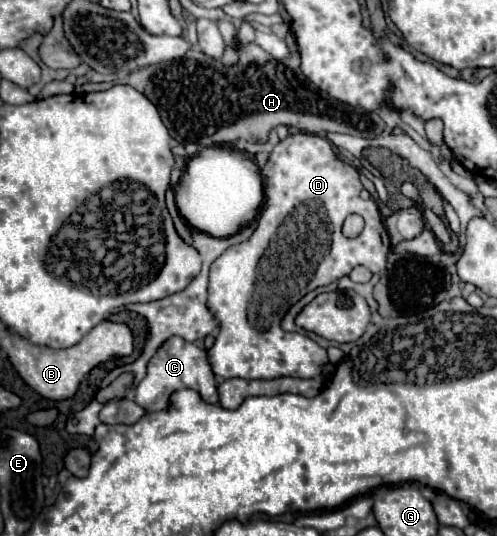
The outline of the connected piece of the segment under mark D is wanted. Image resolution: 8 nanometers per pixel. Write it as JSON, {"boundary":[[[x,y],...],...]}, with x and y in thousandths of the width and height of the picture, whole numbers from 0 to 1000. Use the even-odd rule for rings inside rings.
{"boundary":[[[588,248],[567,259],[539,293],[539,304],[527,312],[531,330],[531,360],[535,386],[519,409],[519,424],[511,438],[479,457],[467,457],[451,476],[443,476],[423,498],[423,535],[419,535],[419,573],[431,591],[443,599],[443,618],[431,647],[419,655],[423,677],[435,700],[463,707],[555,707],[555,703],[604,703],[632,707],[644,703],[648,685],[660,677],[660,659],[652,647],[628,636],[618,625],[575,619],[563,610],[563,599],[579,573],[588,573],[600,558],[624,547],[636,535],[680,524],[700,513],[716,494],[740,498],[748,509],[769,509],[777,502],[777,479],[785,472],[781,431],[769,416],[757,375],[732,375],[724,356],[732,353],[724,341],[720,319],[684,300],[660,259],[628,248]],[[596,390],[608,390],[608,405],[579,405]],[[720,397],[732,405],[736,424],[724,442],[692,446],[688,416],[700,401]],[[575,409],[588,412],[592,427],[571,427]]]}

